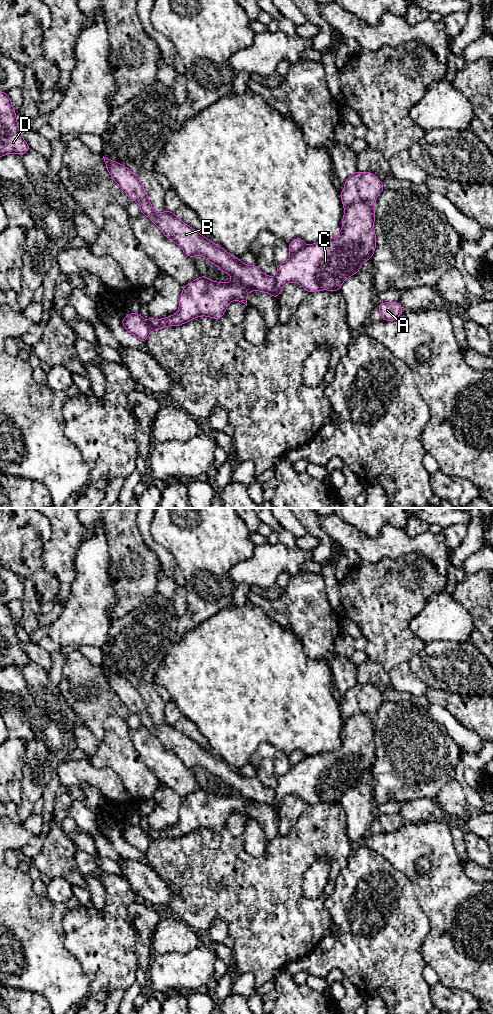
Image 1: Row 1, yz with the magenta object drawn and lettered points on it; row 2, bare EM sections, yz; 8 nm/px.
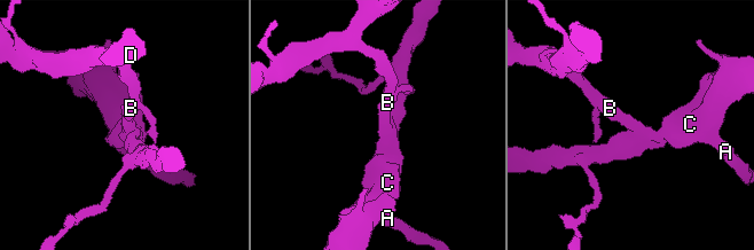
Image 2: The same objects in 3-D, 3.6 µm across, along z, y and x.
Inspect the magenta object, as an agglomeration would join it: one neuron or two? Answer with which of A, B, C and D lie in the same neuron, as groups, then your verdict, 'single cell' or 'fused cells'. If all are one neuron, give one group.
groups A B D / C; fused cells

